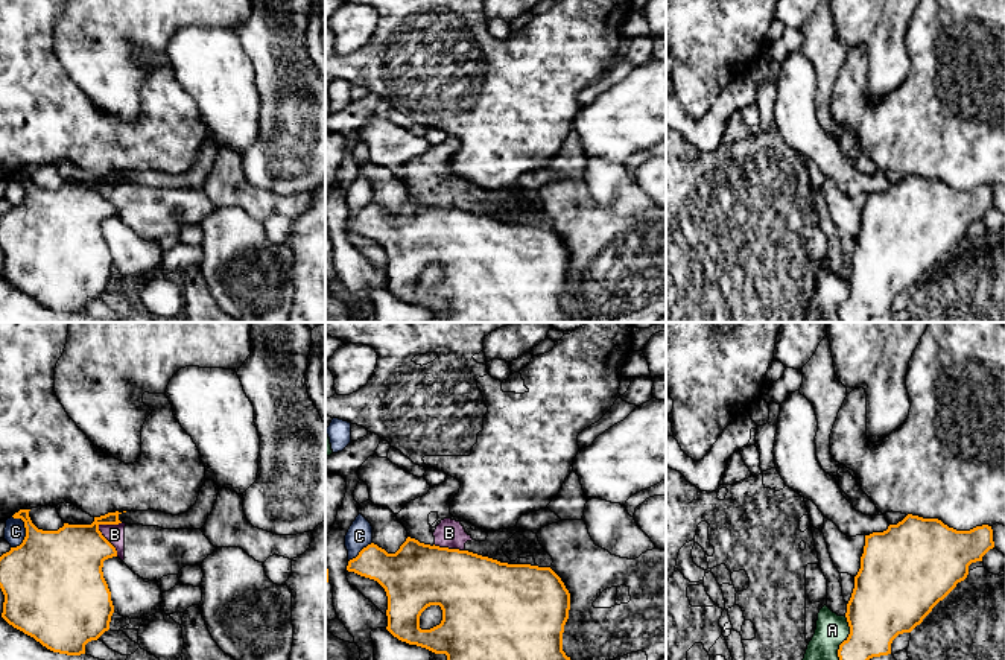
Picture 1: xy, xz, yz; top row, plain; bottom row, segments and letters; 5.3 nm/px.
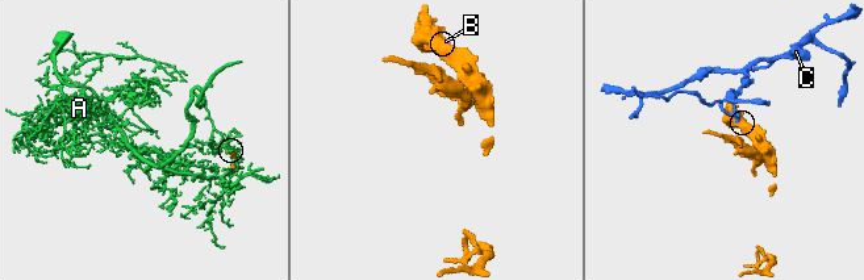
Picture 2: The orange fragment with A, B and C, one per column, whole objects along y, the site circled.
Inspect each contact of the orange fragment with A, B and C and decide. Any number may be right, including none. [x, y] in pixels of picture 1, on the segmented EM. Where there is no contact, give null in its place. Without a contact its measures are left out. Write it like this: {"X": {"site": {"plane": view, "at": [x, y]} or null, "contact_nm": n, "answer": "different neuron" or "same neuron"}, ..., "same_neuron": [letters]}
{"A": {"site": {"plane": "yz", "at": [847, 637]}, "contact_nm": 240, "answer": "different neuron"}, "B": {"site": {"plane": "xy", "at": [107, 540]}, "contact_nm": 200, "answer": "different neuron"}, "C": {"site": {"plane": "xy", "at": [26, 533]}, "contact_nm": 180, "answer": "different neuron"}, "same_neuron": []}

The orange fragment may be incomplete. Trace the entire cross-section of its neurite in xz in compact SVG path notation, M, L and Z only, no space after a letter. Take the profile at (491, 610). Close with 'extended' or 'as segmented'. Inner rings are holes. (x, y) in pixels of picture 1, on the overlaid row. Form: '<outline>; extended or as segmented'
M407 537L395 554L368 544L348 561L347 570L385 589L386 630L401 642L445 654L447 660L570 660L563 651L570 593L550 567L500 563ZM430 605L441 607L442 620L421 630L420 616Z; as segmented

